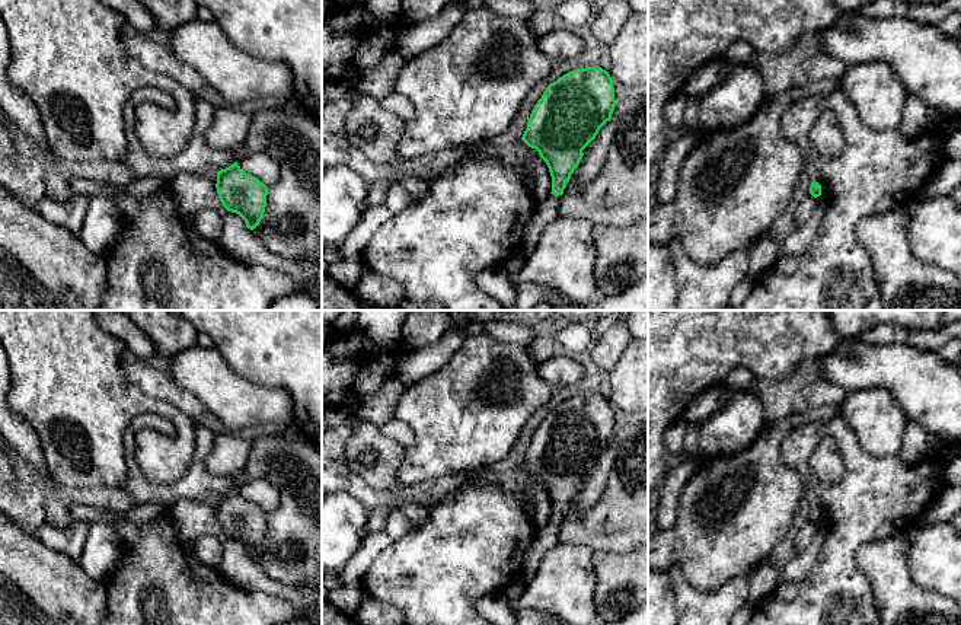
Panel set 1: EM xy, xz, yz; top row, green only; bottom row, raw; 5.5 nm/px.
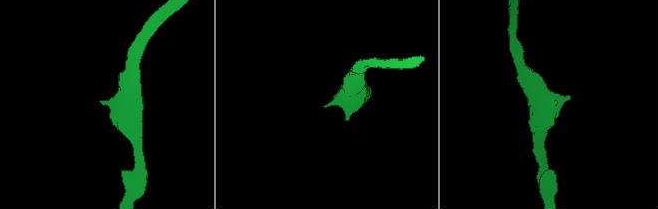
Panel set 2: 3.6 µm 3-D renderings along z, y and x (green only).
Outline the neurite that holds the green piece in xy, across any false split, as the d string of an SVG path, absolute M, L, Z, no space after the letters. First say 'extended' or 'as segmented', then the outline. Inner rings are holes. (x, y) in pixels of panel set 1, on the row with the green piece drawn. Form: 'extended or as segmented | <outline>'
as segmented | M237 162L217 173L217 194L227 211L239 214L253 230L264 219L268 186L246 173Z

